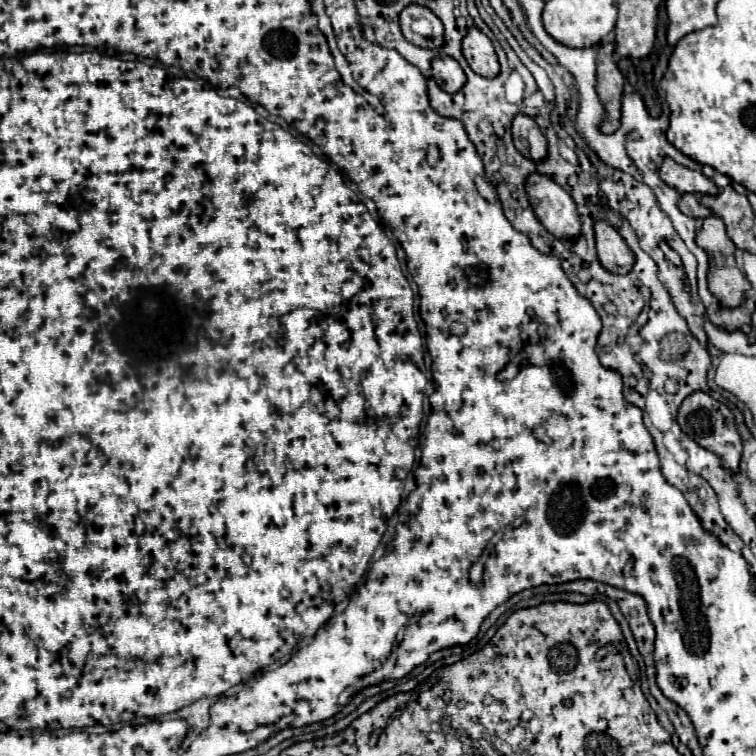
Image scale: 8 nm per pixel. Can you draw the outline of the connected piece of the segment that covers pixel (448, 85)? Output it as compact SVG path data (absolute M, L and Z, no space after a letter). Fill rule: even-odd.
M436 58L432 62L432 76L438 86L450 94L458 92L466 82L466 74L454 58Z

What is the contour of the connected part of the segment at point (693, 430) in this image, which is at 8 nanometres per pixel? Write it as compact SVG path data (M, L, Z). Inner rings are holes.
M694 392L682 402L682 406L678 410L678 424L698 446L702 446L702 448L714 452L716 456L720 456L722 466L726 470L738 472L740 452L742 452L742 438L740 438L738 430L736 430L734 414L730 412L730 408L726 404L714 400L706 392Z

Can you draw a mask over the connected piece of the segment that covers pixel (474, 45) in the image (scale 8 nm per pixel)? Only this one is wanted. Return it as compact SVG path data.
M470 28L464 38L464 56L470 64L470 68L484 76L484 78L496 78L500 72L498 56L494 52L494 46L486 34L482 34L478 28Z

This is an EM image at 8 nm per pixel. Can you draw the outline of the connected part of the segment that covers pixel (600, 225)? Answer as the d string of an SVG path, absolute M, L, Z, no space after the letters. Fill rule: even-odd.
M600 220L594 226L596 230L596 248L600 264L612 274L628 274L636 262L634 252L628 248L624 238L608 222Z

